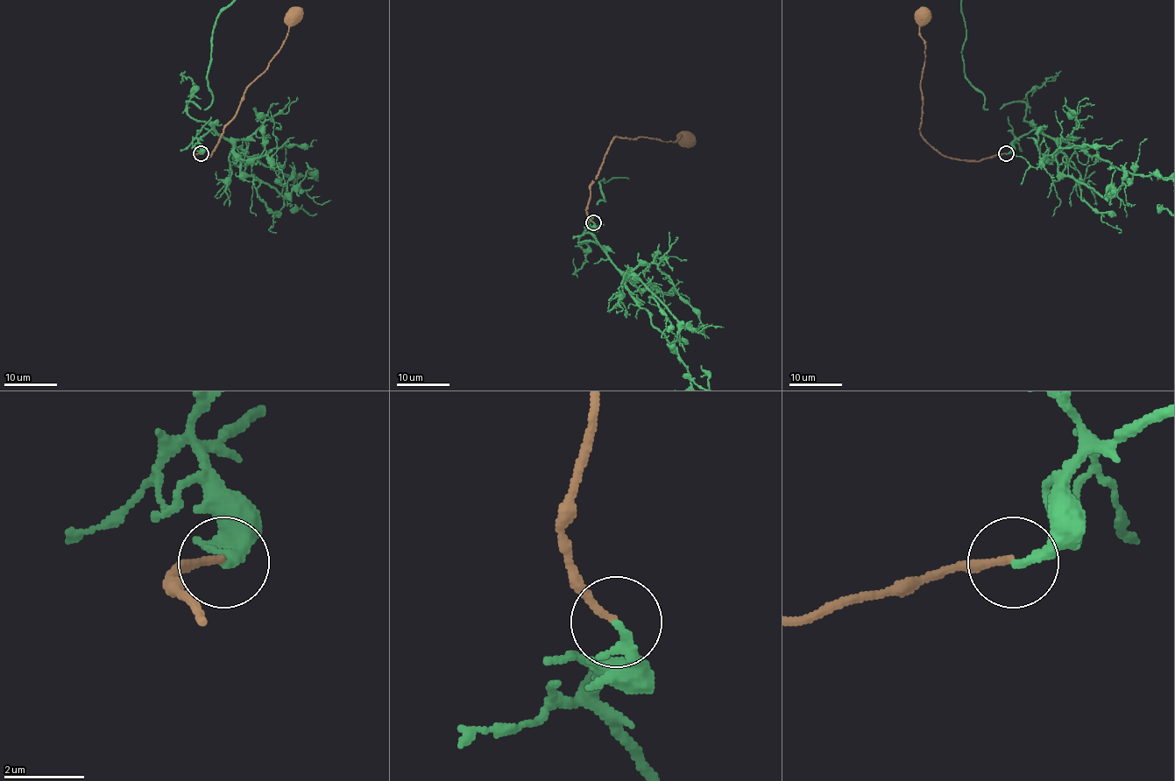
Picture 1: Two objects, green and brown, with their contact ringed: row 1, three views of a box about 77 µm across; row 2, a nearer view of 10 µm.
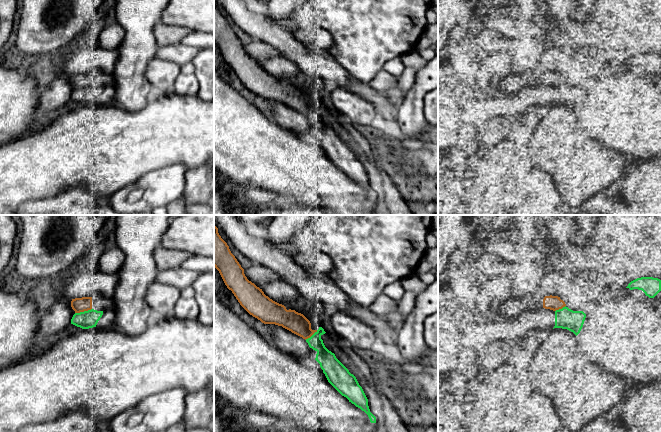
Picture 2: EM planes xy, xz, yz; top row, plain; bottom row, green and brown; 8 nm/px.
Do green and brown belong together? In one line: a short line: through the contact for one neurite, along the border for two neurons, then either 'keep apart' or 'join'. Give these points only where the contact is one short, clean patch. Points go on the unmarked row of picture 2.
keep apart

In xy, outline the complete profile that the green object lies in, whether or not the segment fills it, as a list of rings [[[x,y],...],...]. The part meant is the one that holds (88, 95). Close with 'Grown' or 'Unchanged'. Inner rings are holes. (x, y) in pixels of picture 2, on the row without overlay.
[[[94,85],[75,89],[71,95],[71,100],[82,105],[98,104],[108,105],[115,101],[114,86],[97,87]]]. Grown

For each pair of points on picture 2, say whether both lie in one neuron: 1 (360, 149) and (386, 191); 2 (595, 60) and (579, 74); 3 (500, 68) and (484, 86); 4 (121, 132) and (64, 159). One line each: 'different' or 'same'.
1: same
2: same
3: same
4: same

